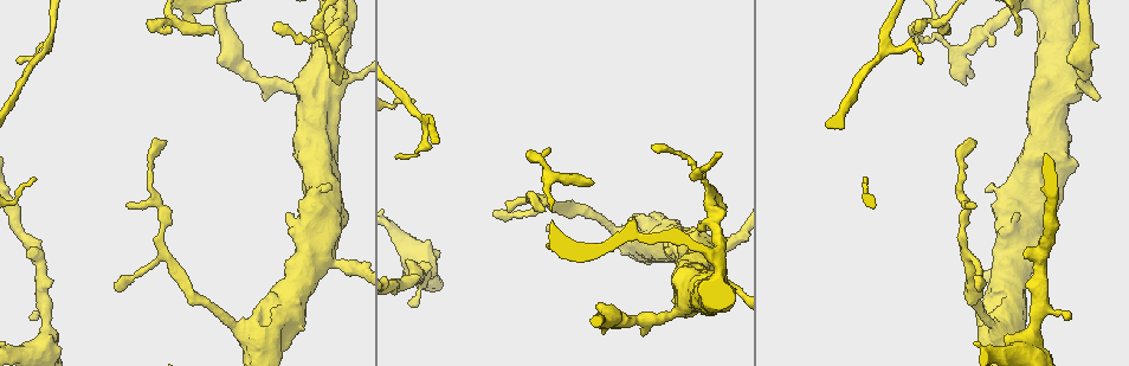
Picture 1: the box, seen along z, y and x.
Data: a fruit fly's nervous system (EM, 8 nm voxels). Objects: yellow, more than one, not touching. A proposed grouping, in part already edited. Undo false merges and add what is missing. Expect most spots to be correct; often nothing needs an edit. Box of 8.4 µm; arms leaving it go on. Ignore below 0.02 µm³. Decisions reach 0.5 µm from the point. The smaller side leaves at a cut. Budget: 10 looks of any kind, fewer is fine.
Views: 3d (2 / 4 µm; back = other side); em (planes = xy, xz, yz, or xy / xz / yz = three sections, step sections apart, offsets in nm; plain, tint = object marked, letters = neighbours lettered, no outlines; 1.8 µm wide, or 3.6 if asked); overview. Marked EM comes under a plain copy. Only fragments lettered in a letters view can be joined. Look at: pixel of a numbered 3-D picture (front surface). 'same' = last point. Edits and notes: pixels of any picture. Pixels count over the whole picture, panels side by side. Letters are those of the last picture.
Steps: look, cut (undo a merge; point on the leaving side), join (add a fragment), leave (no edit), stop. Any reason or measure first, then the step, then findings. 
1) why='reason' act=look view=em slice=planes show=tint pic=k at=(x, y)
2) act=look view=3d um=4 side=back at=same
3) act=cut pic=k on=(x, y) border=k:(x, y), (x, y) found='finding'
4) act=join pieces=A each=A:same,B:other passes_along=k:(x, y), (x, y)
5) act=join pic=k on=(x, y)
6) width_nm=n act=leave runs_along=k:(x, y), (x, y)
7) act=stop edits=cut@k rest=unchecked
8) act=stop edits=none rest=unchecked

why='branch stops here' act=look view=em slice=xz step=4 show=tint pic=1 at=(950, 32)

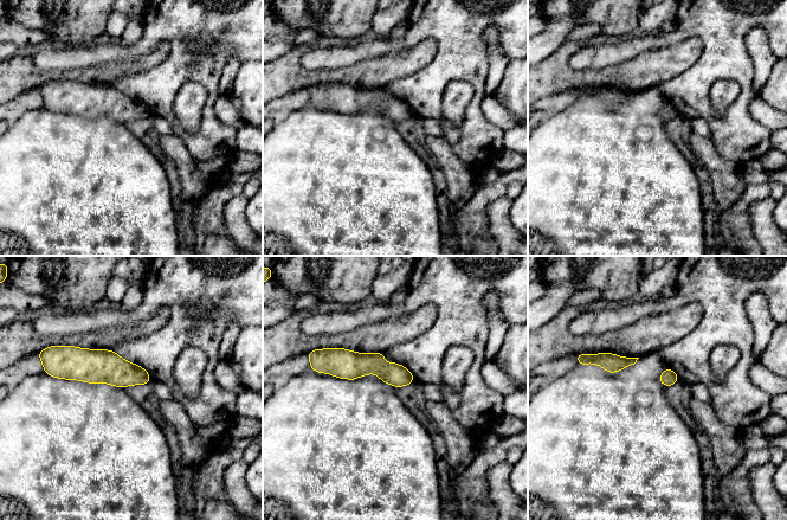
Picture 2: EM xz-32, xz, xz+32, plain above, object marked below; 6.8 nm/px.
act=look view=em slice=xy step=16 show=letters at=same

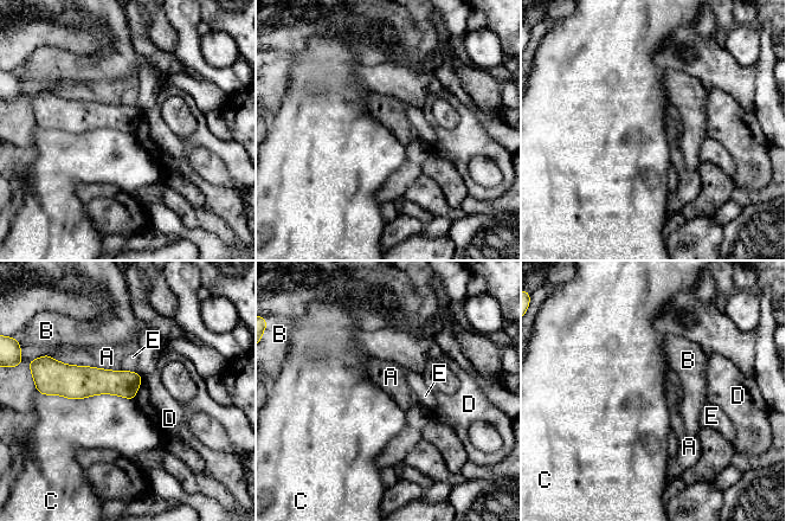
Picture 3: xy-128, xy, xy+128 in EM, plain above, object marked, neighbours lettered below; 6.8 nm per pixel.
act=leave each=A:other,B:other,C:other,D:other,E:other border=3:(52, 357), (65, 364), (117, 371) found='none of them fits'

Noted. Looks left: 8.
why='a fork' act=look view=3d um=2 pic=1 at=(966, 54)

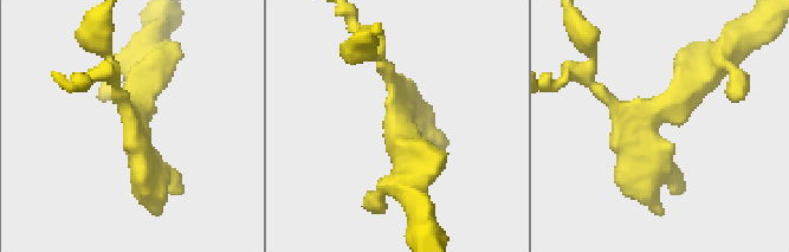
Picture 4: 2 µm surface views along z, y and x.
act=look view=em slice=yz step=8 show=letters pic=4 at=(138, 117)

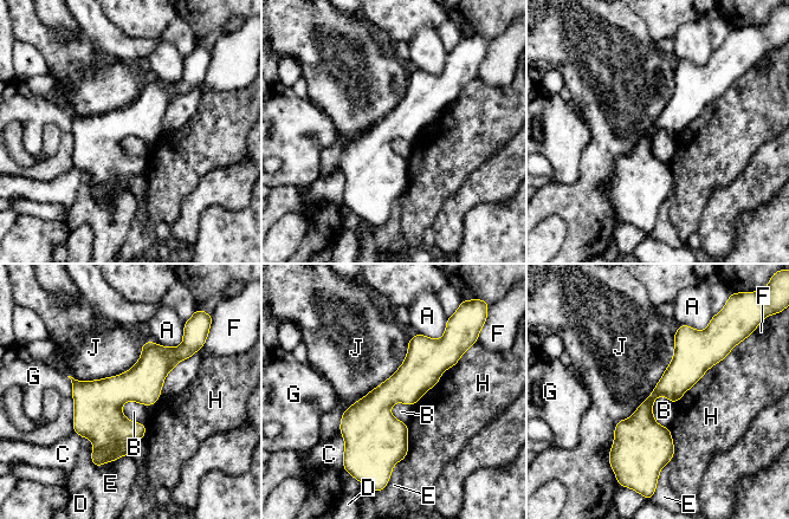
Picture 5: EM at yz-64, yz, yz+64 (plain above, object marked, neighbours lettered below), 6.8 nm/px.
width_nm=190 act=leave each=A:other,B:other,C:other,D:other,E:other,F:other,G:other,H:other,J:other runs_along=5:(681, 330), (681, 368), (646, 406), (648, 466) found='continuous, no second neuron'

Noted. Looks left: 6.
why='sudden change in width' act=look view=em um=3.6 slice=yz step=16 show=tint pic=1 at=(318, 194)

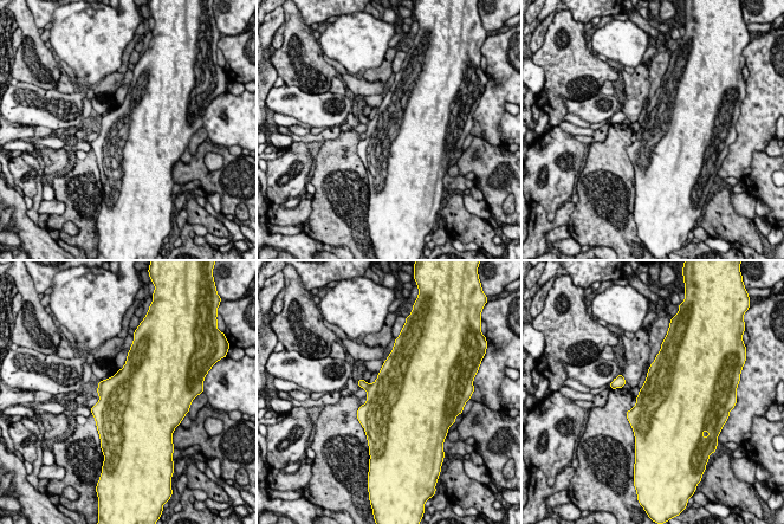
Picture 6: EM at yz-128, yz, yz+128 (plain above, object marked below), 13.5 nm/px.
why='cut it another way' act=look view=em um=3.6 slice=planes show=letters at=same

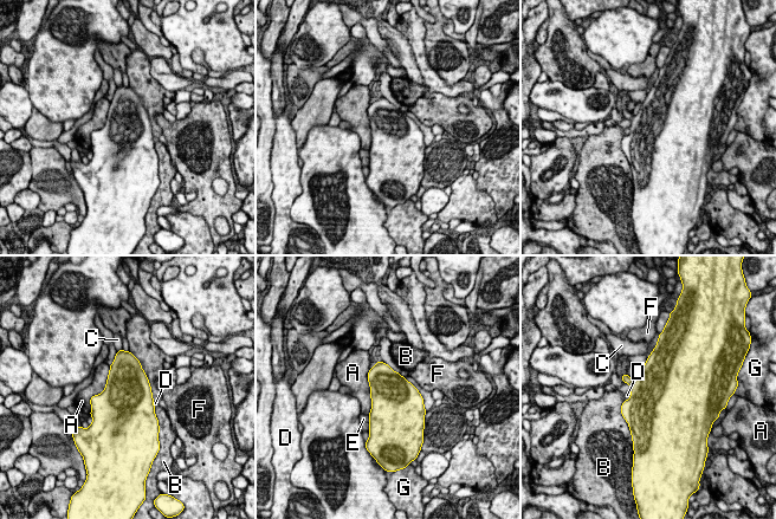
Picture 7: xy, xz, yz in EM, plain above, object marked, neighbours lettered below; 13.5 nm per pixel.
act=leave each=A:other,B:other,C:other,D:other,E:other,F:other,G:other border=7:(110, 365), (90, 412) found='one neuron here'

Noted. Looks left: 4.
why='an open end' act=look view=3d um=2 side=back pic=1 at=(1070, 317)

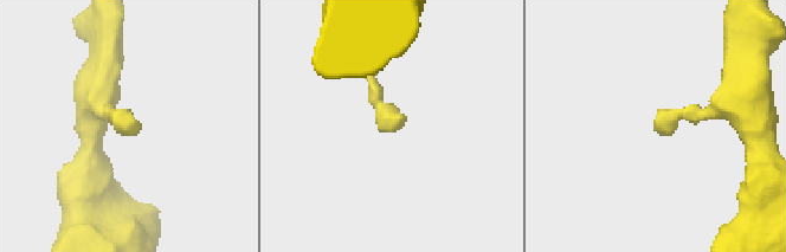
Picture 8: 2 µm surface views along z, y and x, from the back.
why='now the EM' act=look view=em slice=xz step=16 show=letters pic=8 at=(396, 131)

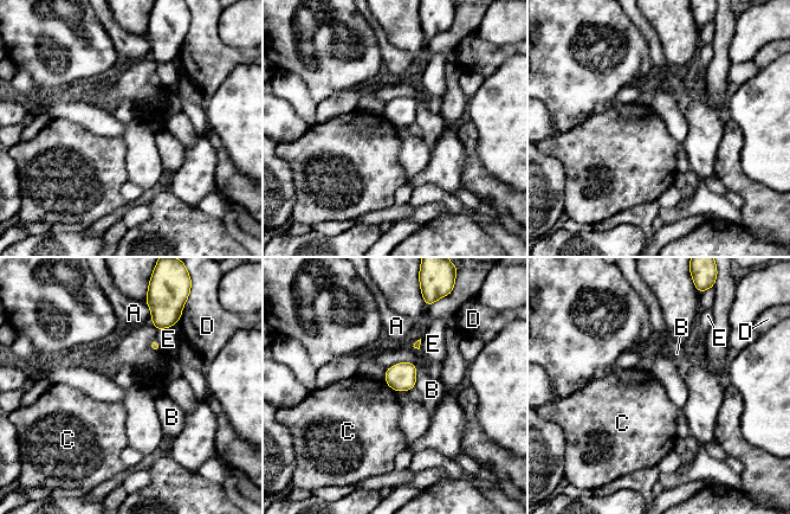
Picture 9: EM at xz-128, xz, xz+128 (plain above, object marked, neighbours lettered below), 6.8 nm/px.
act=leave each=A:other,B:other,C:other,D:other,E:other border=9:(384, 381), (394, 391) found='none of them fits'

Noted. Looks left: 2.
act=stop edits=none rest=unchecked

